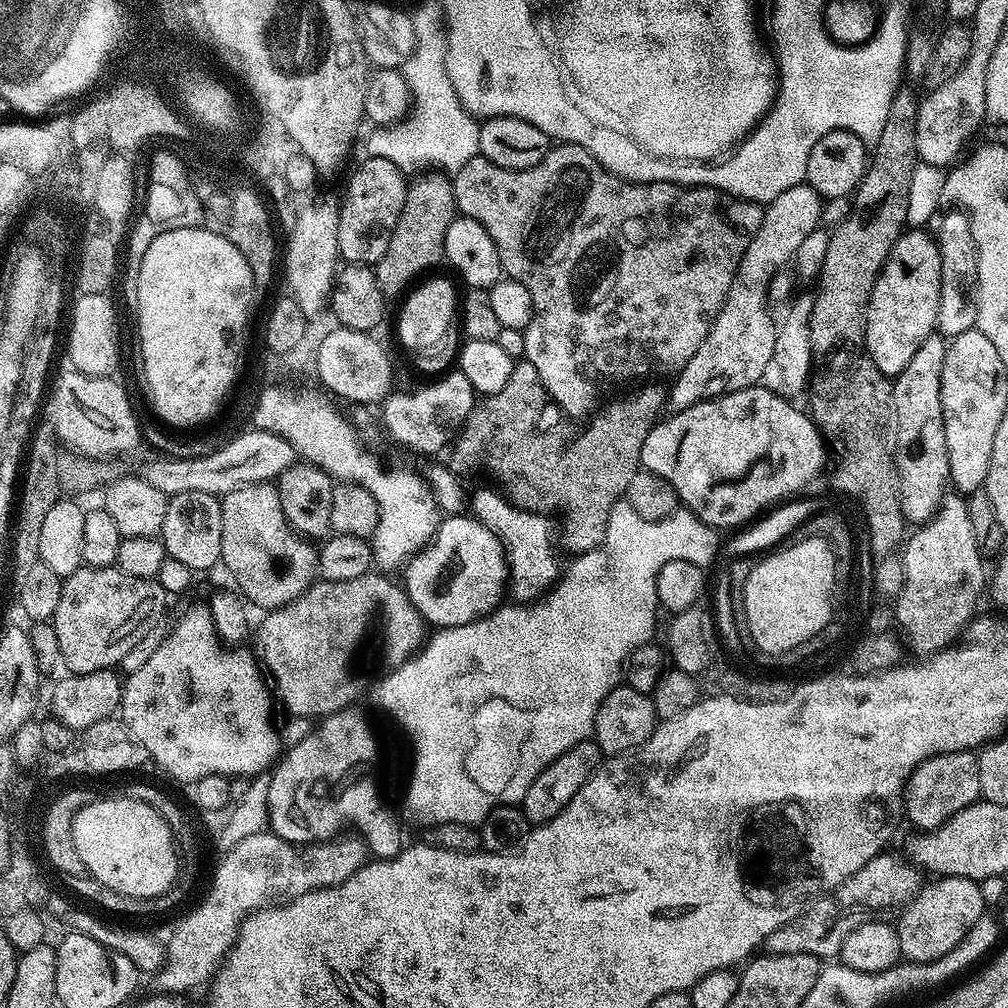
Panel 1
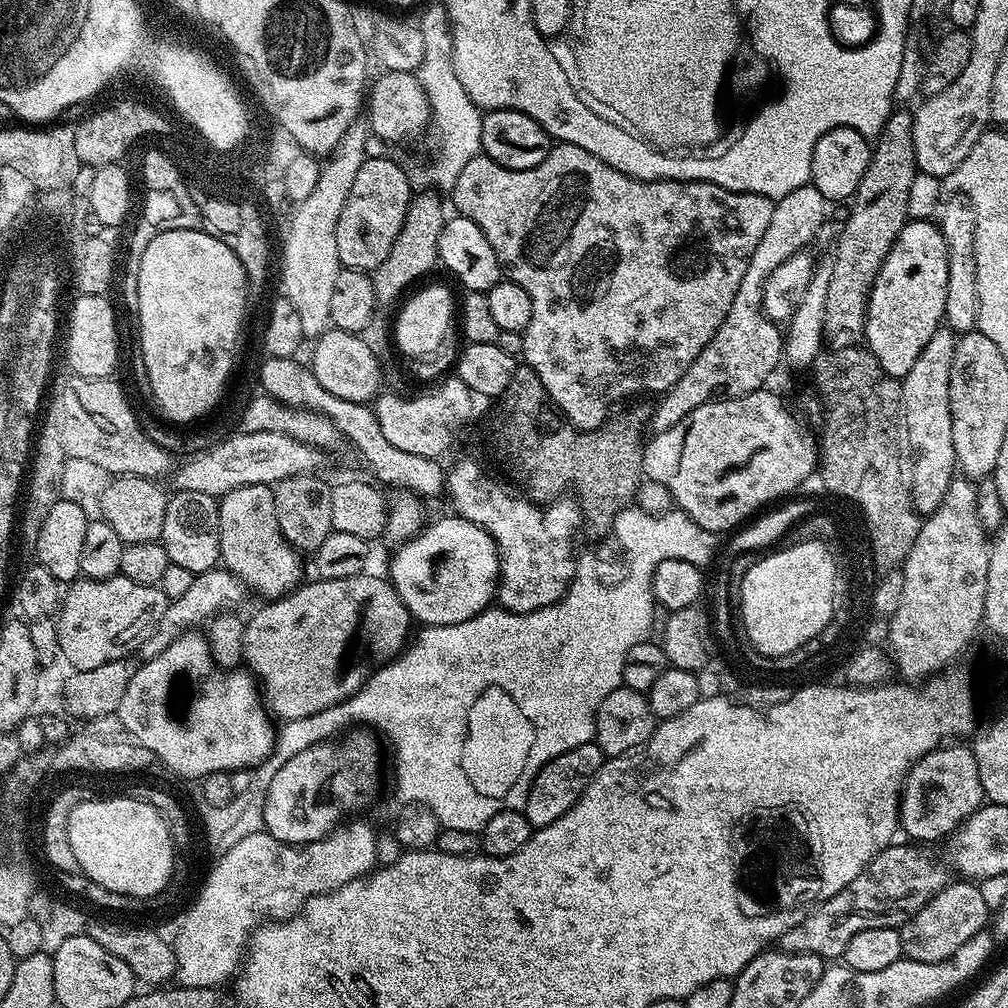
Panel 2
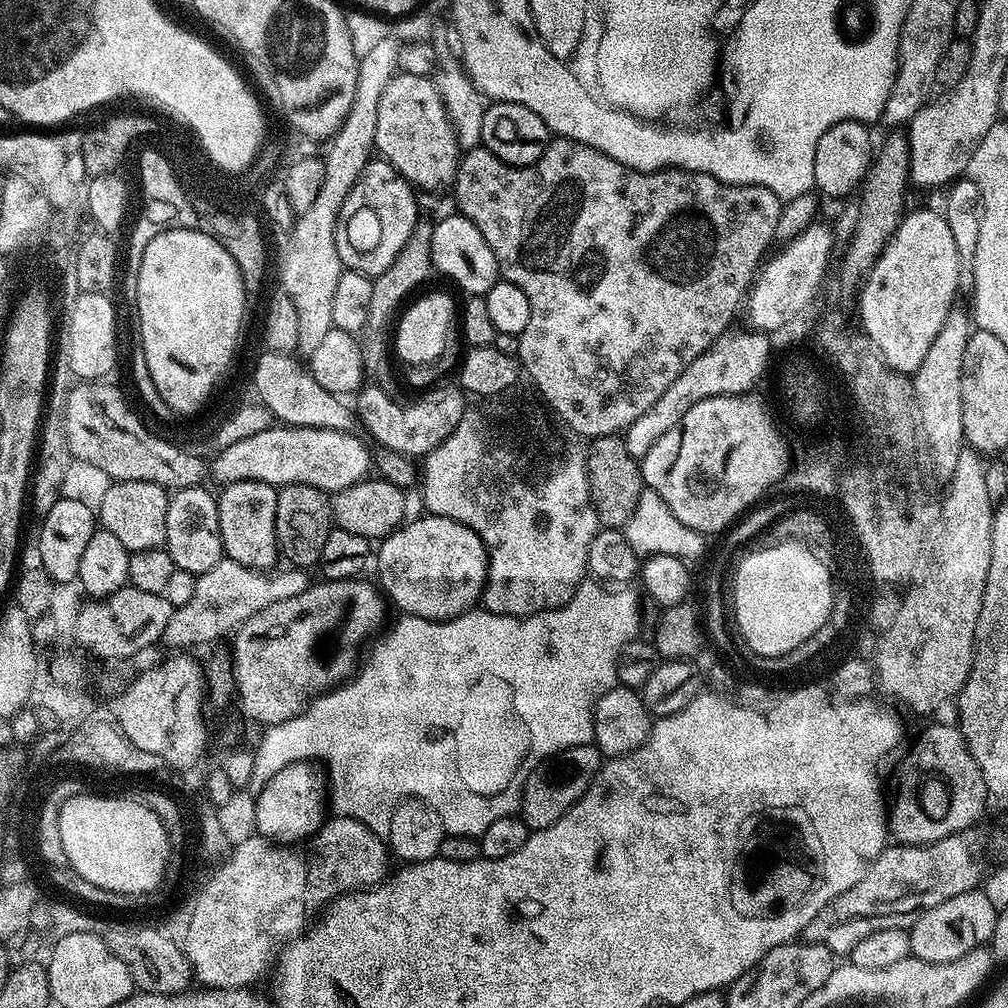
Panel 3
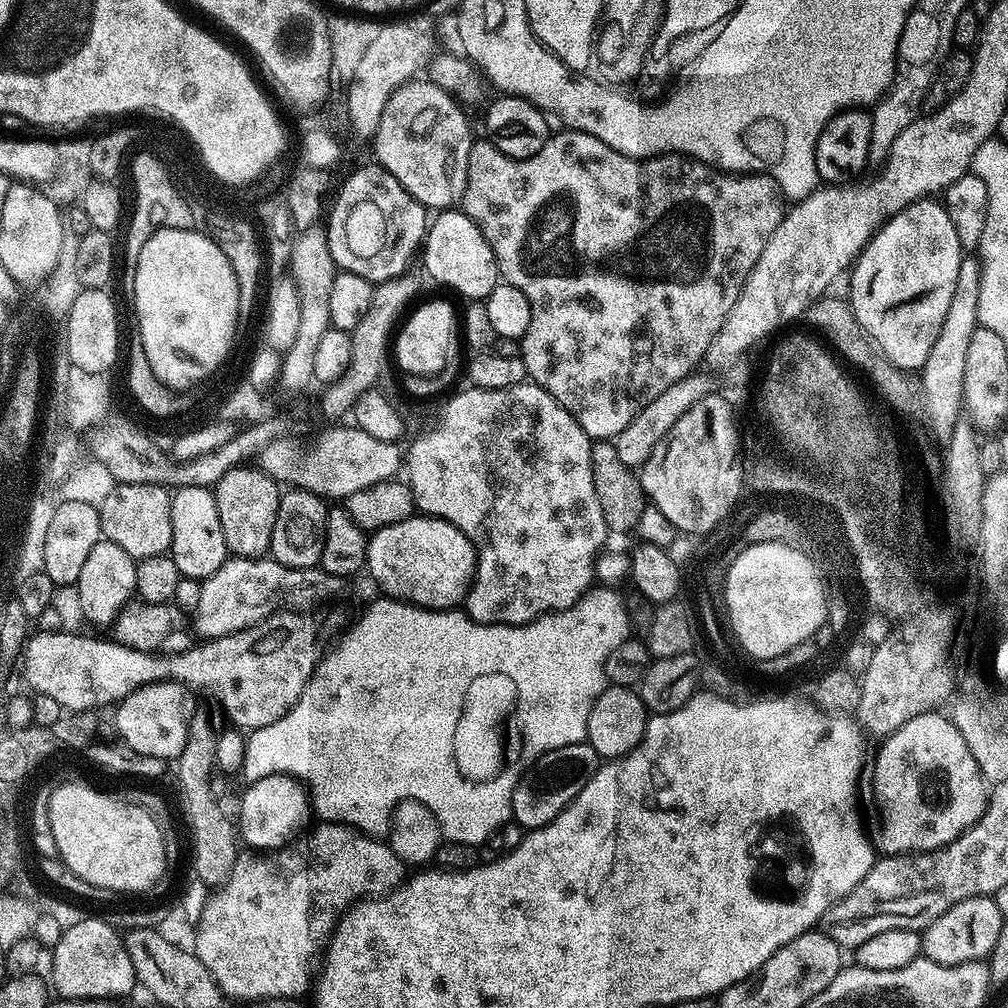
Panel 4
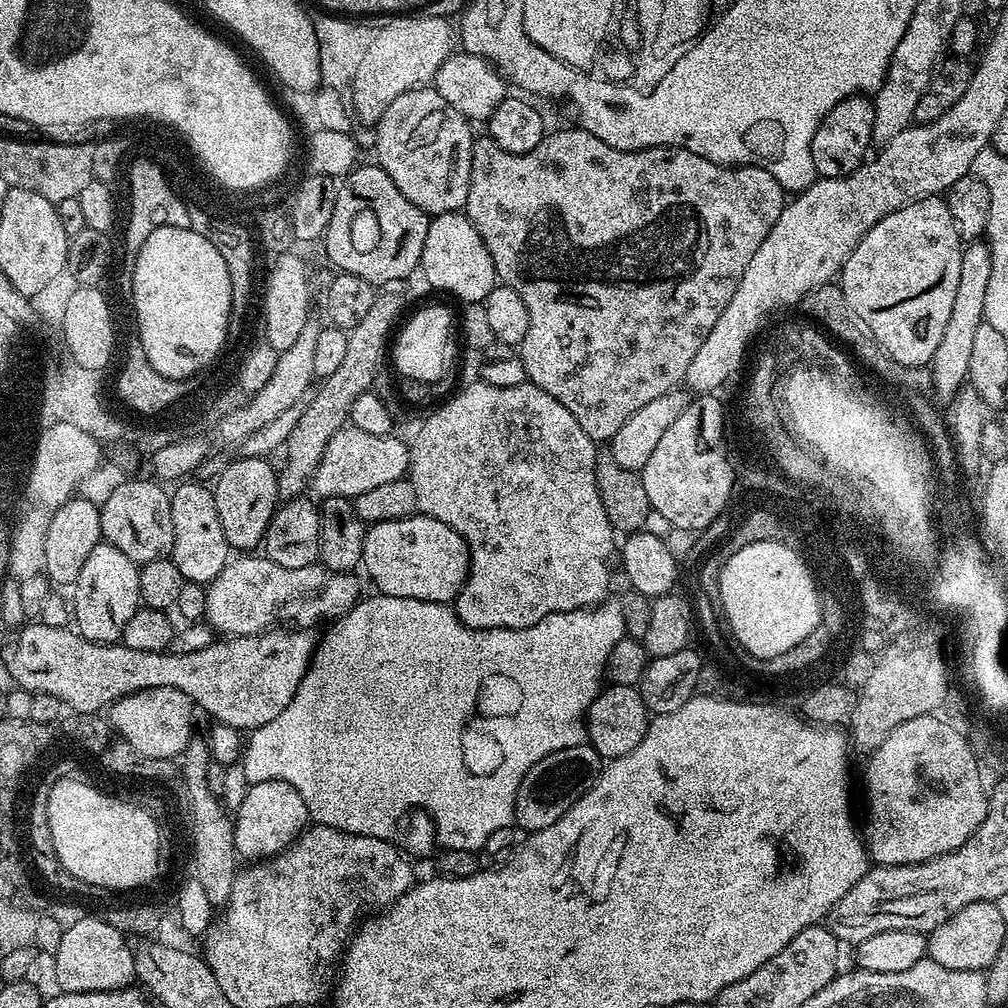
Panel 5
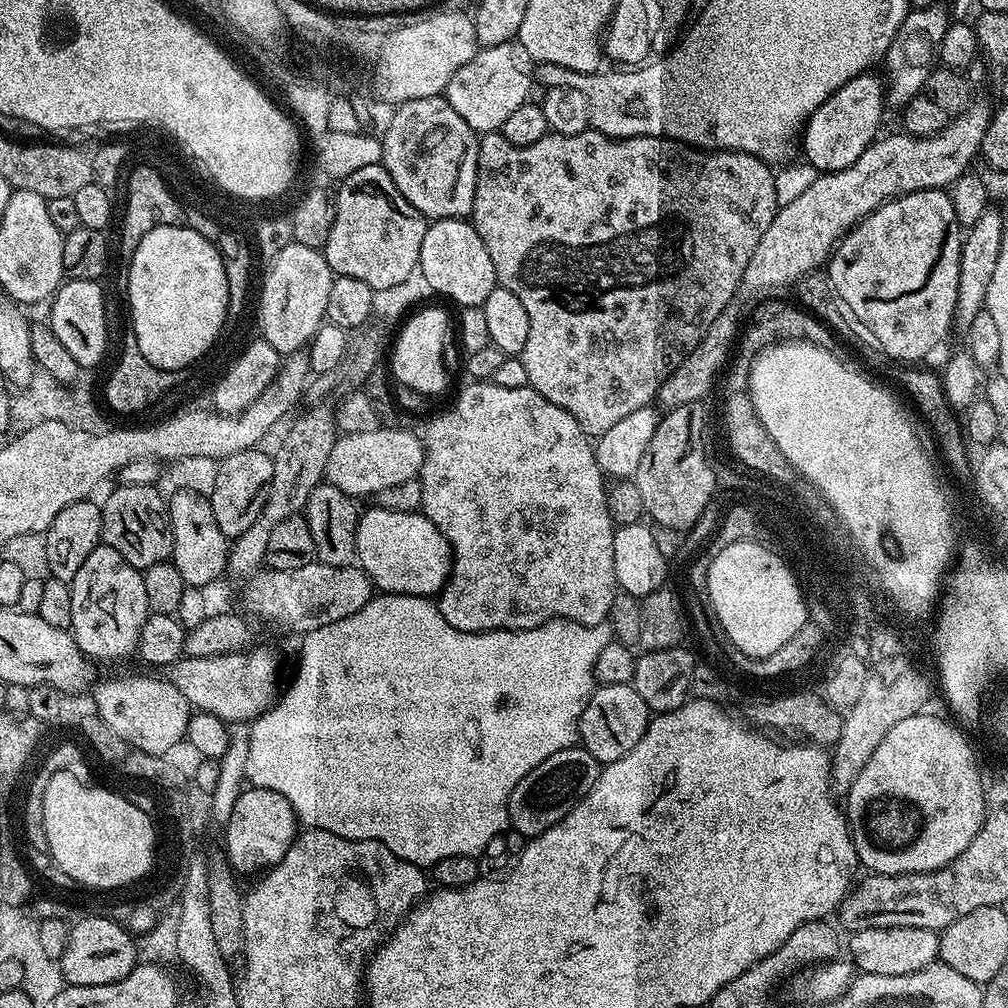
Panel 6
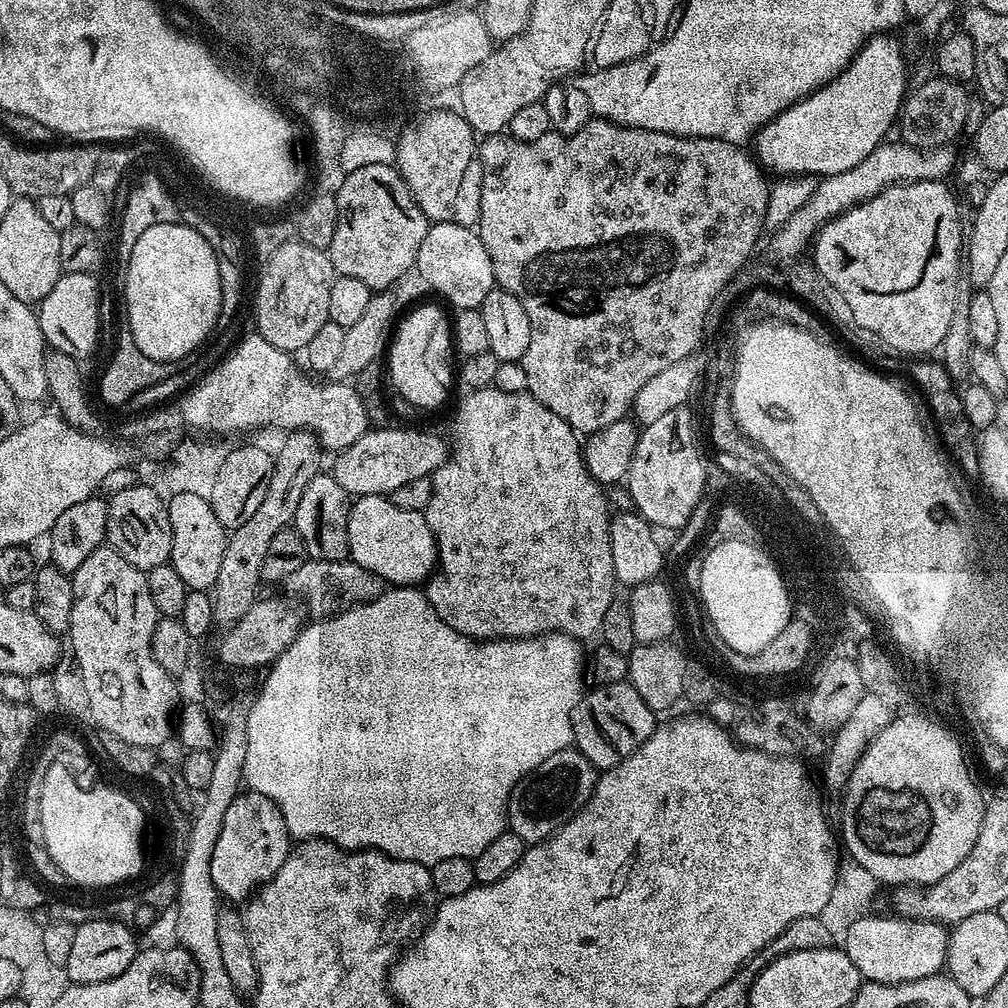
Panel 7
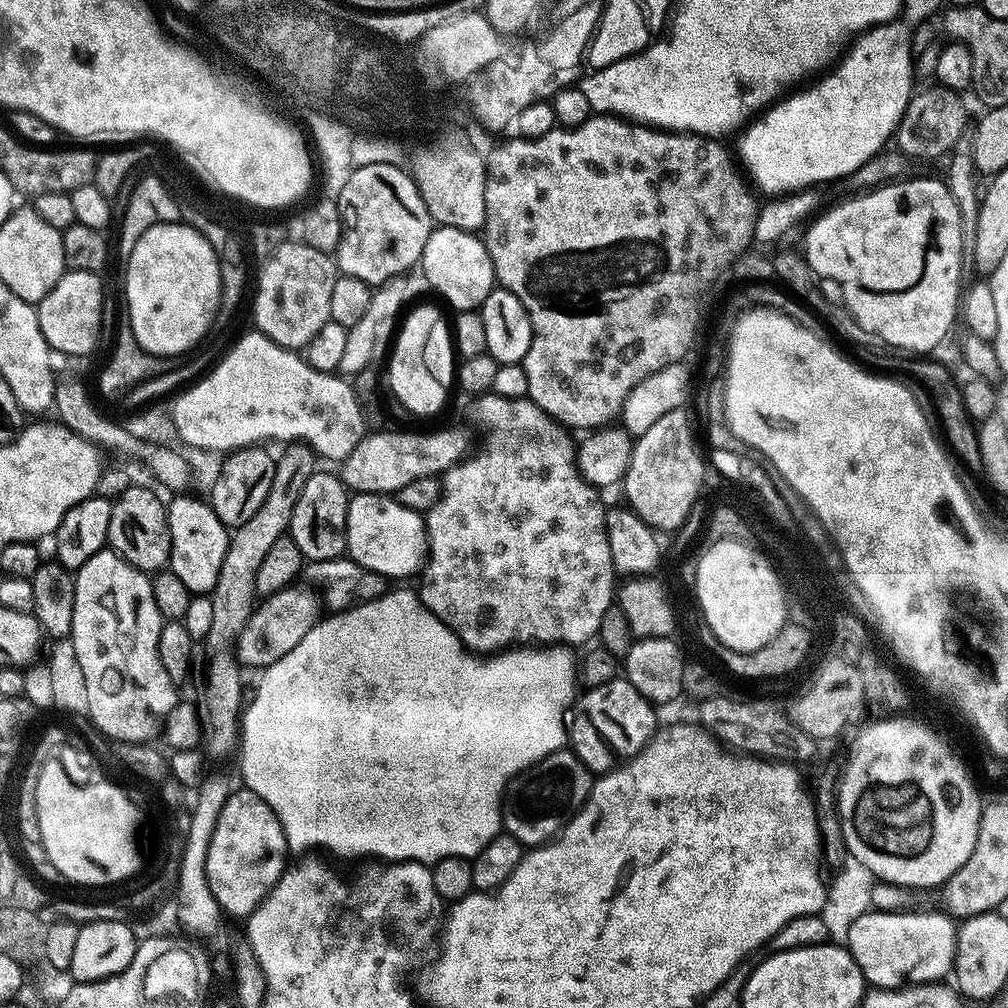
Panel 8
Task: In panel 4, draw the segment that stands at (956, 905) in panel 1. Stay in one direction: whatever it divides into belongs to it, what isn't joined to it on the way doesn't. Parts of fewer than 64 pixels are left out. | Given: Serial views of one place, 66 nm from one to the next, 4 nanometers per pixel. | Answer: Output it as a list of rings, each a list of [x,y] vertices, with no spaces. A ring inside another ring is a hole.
[[[993,897],[966,898],[958,906],[950,906],[946,914],[934,918],[922,932],[923,959],[939,964],[961,964],[967,960],[984,960],[991,956],[1006,916],[998,910]]]

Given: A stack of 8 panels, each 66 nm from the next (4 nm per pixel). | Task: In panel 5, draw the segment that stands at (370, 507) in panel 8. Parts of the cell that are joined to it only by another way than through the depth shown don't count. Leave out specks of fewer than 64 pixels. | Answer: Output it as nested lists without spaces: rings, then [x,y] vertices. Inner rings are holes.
[[[423,514],[371,525],[364,534],[363,571],[368,571],[369,578],[376,583],[375,591],[386,596],[451,605],[468,579],[469,563],[470,549],[464,539],[453,528],[446,526],[446,522]]]

